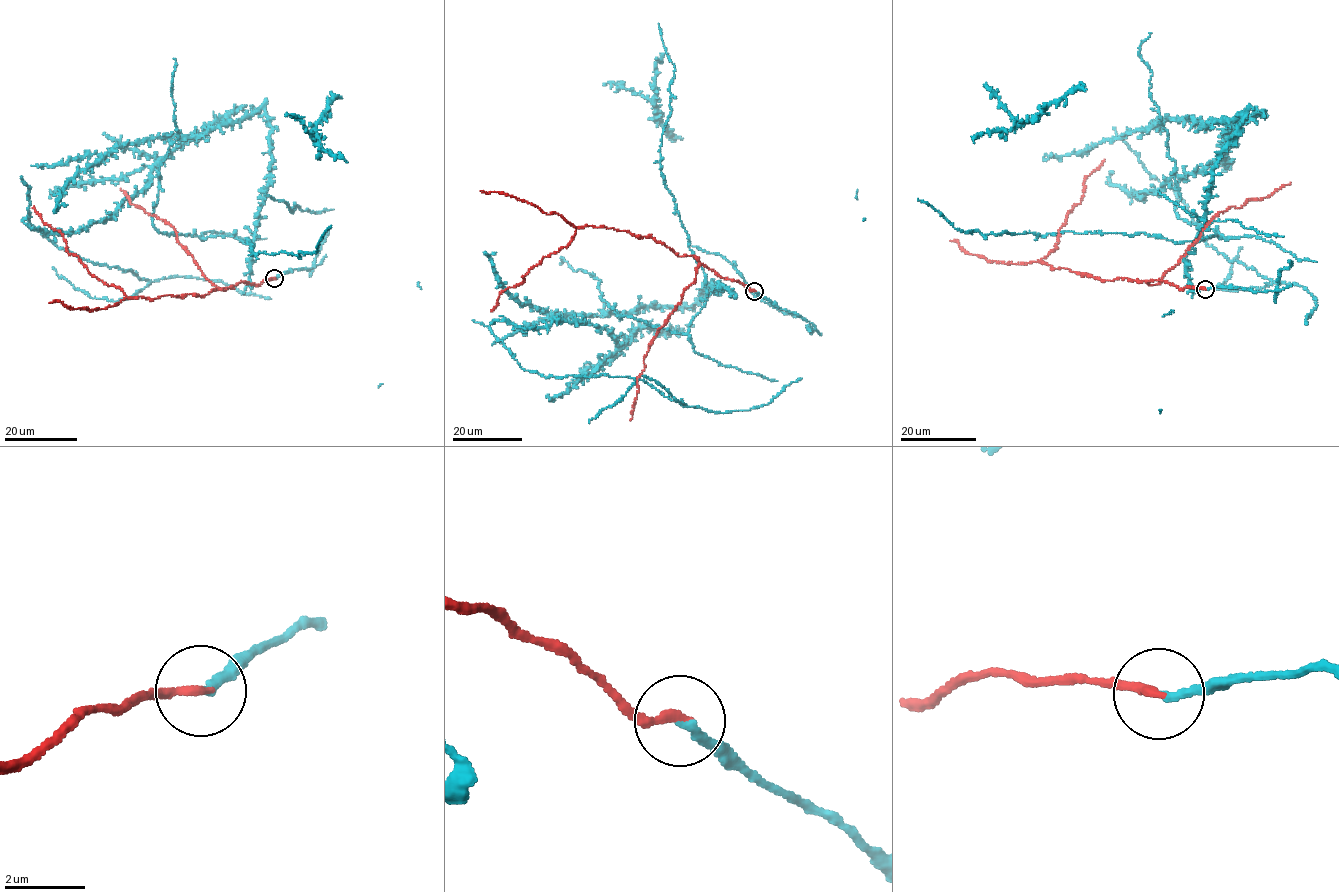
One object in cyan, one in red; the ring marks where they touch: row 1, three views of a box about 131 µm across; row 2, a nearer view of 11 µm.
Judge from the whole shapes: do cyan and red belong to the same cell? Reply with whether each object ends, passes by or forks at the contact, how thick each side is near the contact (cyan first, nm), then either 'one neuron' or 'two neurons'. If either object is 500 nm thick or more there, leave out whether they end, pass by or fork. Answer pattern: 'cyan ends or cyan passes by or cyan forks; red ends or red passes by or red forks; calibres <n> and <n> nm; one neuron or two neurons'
cyan ends; red ends; calibres 190 and 220 nm; one neuron

